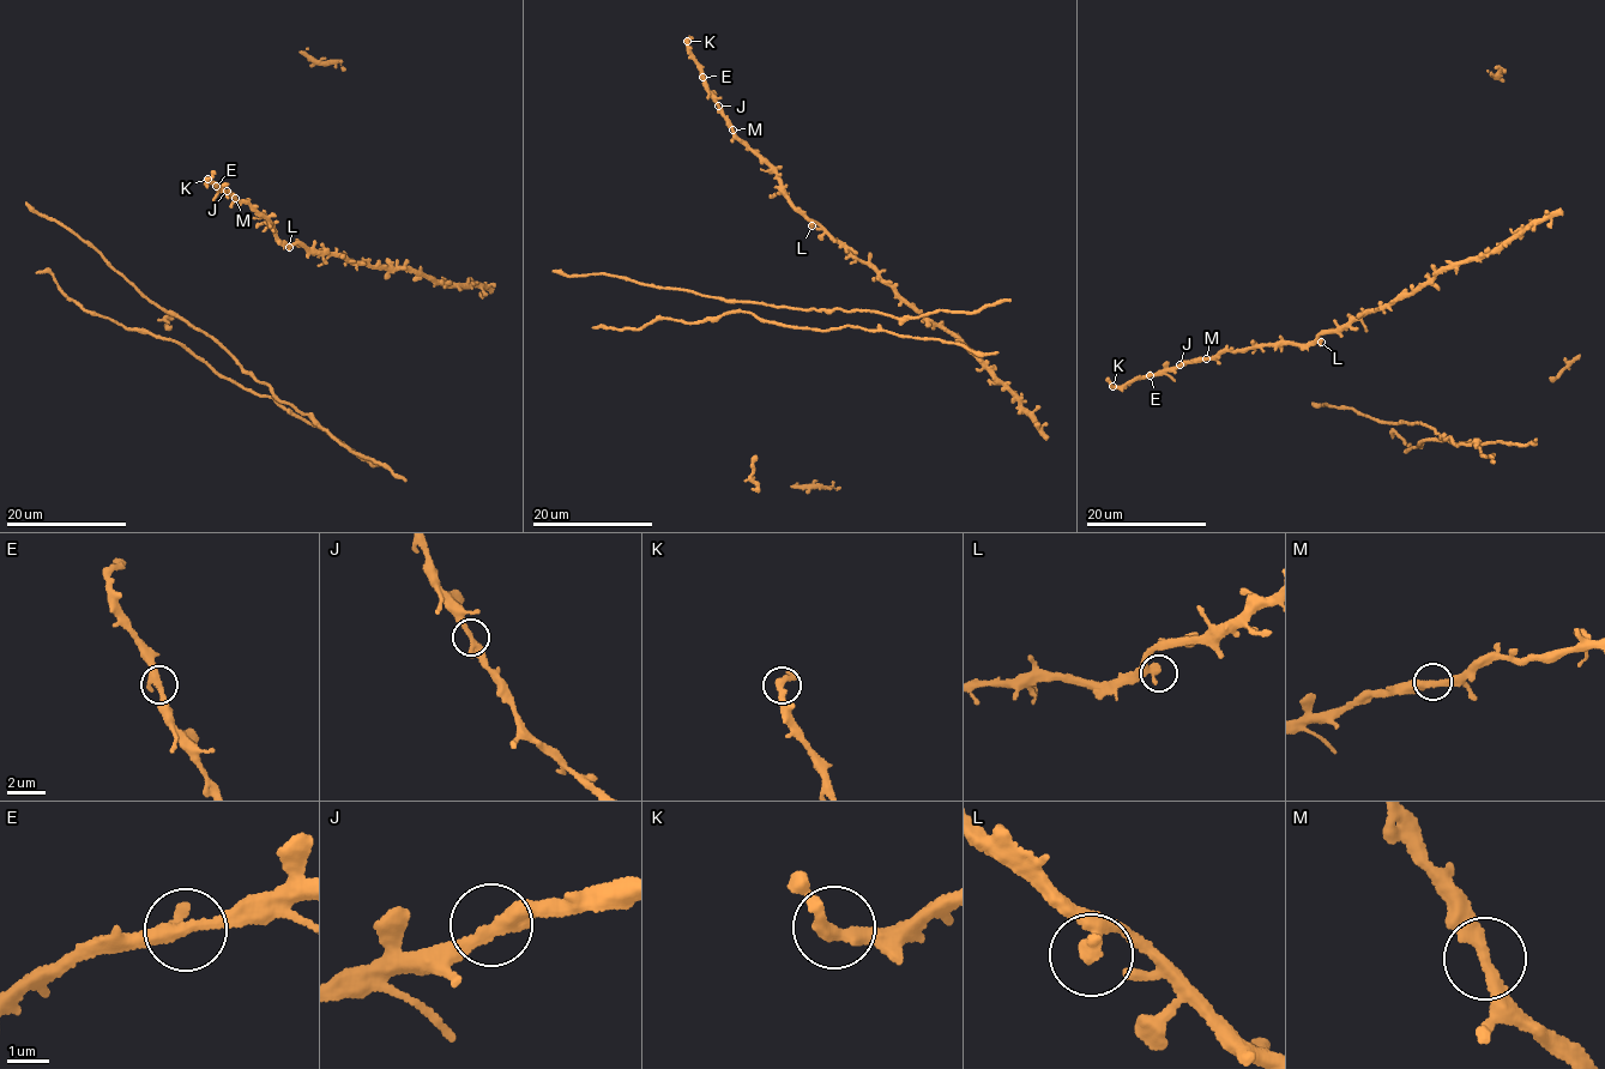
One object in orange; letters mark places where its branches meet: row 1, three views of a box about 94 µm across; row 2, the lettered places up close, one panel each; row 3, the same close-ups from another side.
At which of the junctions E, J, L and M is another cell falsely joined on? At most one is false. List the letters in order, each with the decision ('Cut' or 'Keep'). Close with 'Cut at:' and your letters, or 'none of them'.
E: Keep
J: Keep
L: Keep
M: Keep
Cut at: none of them

